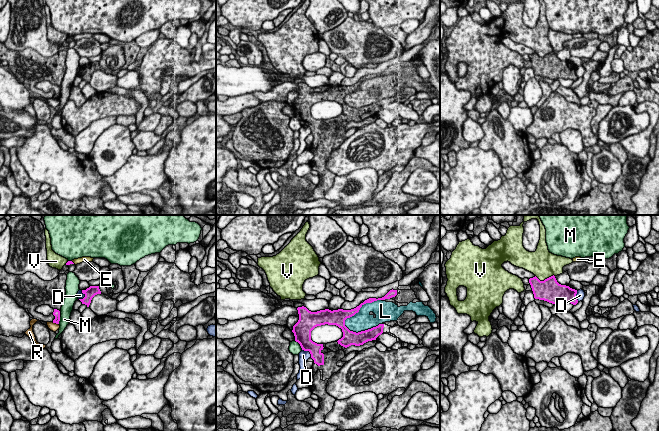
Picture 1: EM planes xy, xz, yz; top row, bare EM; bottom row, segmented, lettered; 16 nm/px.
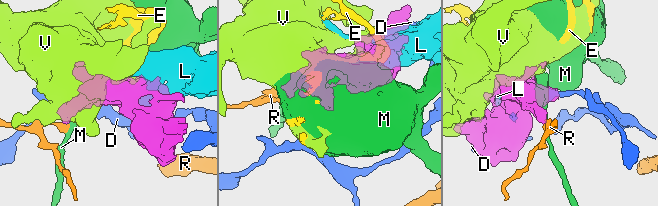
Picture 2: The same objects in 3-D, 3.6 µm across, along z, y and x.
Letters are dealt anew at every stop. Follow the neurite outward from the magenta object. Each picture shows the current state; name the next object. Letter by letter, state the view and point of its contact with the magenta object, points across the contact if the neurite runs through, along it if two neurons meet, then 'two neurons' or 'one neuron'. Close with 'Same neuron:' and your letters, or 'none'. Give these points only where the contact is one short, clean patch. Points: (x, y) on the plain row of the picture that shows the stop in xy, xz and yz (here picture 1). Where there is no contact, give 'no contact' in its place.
D: contact xz (308, 126); border xz (302, 125), (307, 126), (311, 133); two neurons
E: contact xy (72, 38); border xy (71, 37), (74, 39); two neurons
L: contact xz (360, 83); two neurons
M: contact xz (300, 121); two neurons
R: contact xy (55, 98); border xy (52, 98), (58, 100); two neurons
V: contact yz (545, 55); two neurons
Same neuron: none

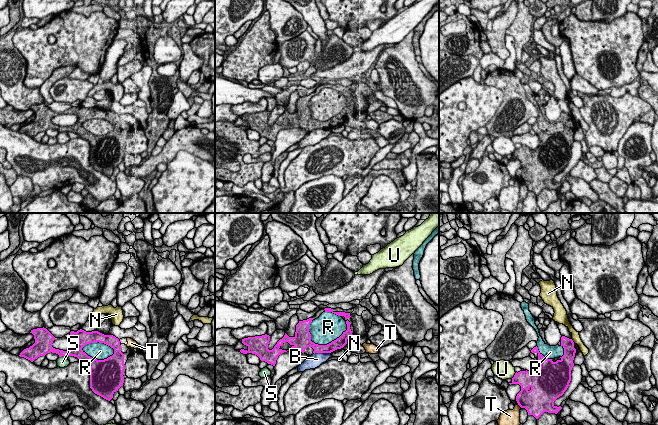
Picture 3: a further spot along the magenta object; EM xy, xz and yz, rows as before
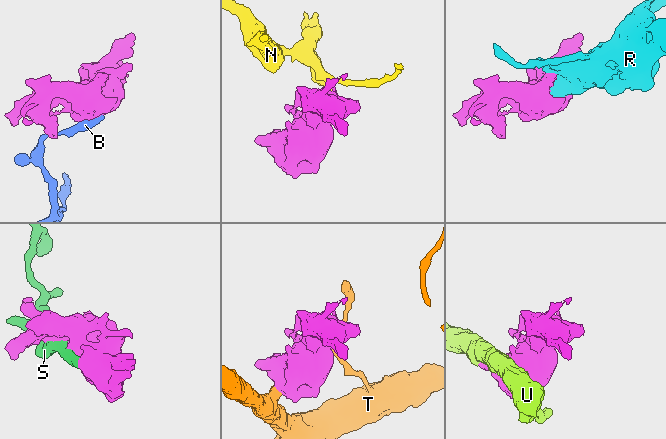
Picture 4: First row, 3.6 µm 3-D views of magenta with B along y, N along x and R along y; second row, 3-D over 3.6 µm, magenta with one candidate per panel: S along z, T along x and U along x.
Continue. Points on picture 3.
B: contact xz (322, 128); border xz (330, 128), (316, 128), (314, 130); two neurons
N: contact yz (572, 117); border yz (571, 115), (574, 118); two neurons
R: contact xy (98, 136); two neurons
S: contact xy (62, 131); two neurons
T: contact yz (519, 181); border yz (517, 180), (521, 183); two neurons
U: contact yz (514, 151); two neurons
Same neuron: none

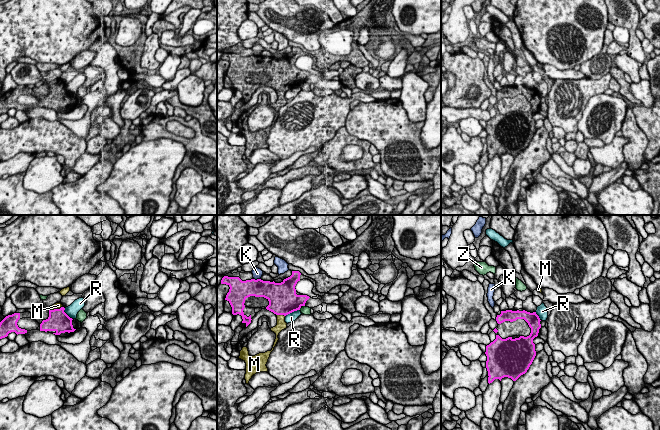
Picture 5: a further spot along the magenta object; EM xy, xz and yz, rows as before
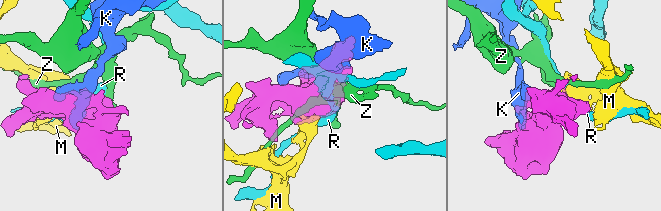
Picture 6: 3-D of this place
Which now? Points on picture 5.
K: contact xz (257, 55); two neurons
M: contact xy (55, 85); way xy (58, 96), (55, 85), (58, 81); one neuron
R: contact xz (292, 87); border xz (299, 85), (285, 91); two neurons
Z: contact xz (300, 83); border xz (300, 83), (299, 85); two neurons
Same neuron: M

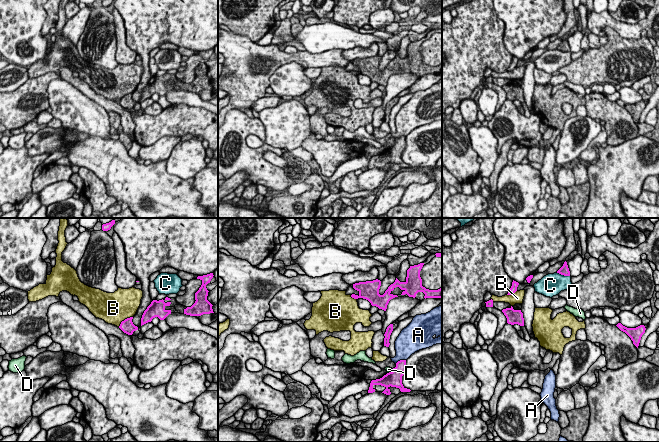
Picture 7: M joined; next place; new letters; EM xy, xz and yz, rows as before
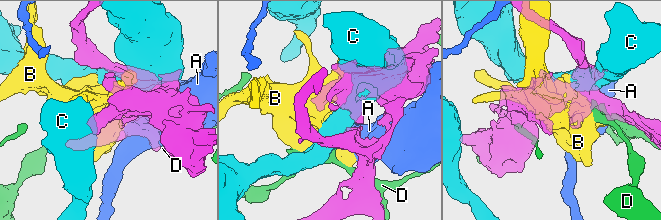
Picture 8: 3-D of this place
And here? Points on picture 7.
A: contact xz (400, 136); two neurons
B: contact xy (125, 95); two neurons
C: contact yz (563, 50); two neurons
D: contact xz (390, 148); two neurons
Same neuron: none

